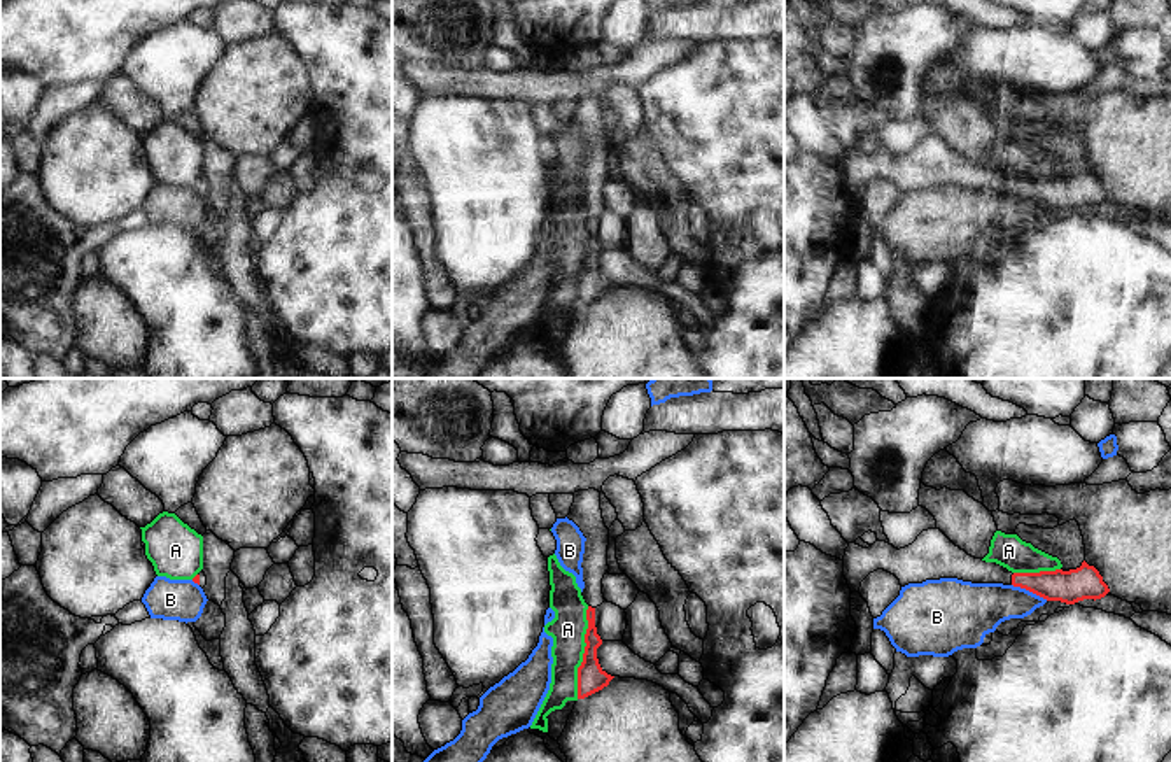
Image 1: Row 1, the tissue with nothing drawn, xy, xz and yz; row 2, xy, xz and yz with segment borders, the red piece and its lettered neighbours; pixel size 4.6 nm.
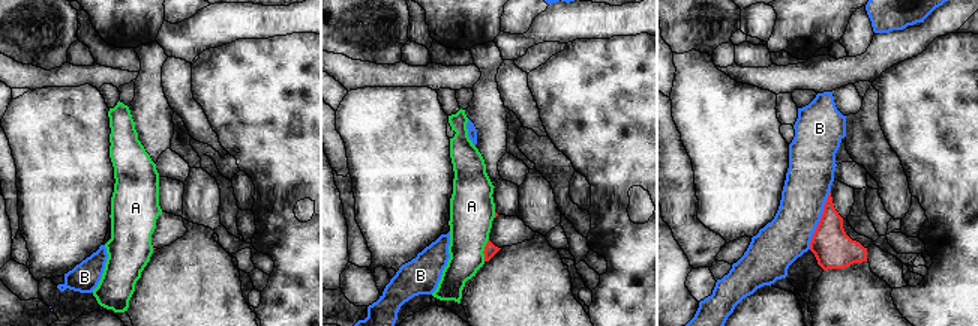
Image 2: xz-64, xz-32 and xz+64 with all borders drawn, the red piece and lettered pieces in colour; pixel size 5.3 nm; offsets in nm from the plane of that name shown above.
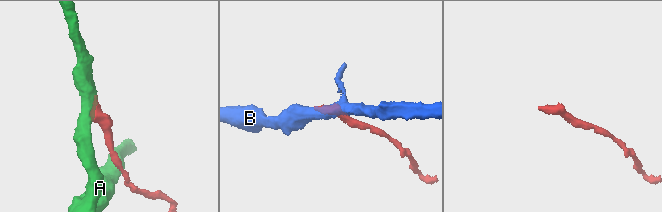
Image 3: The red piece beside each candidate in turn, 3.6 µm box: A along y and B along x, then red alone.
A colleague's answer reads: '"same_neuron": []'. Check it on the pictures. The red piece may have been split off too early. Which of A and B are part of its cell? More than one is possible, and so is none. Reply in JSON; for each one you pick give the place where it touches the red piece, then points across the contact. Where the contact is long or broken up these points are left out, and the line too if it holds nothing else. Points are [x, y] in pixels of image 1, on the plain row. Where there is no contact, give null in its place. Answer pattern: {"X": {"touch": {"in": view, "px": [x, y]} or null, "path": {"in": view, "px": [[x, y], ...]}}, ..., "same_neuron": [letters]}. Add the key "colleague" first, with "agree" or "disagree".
{"colleague": "agree", "same_neuron": []}

